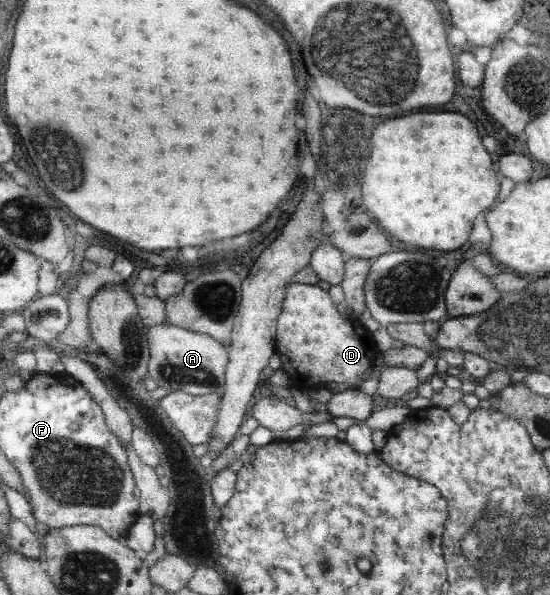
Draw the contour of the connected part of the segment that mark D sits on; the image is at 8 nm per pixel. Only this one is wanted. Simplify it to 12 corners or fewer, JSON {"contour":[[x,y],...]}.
{"contour":[[294,281],[278,318],[290,387],[359,389],[377,355],[328,291]]}

